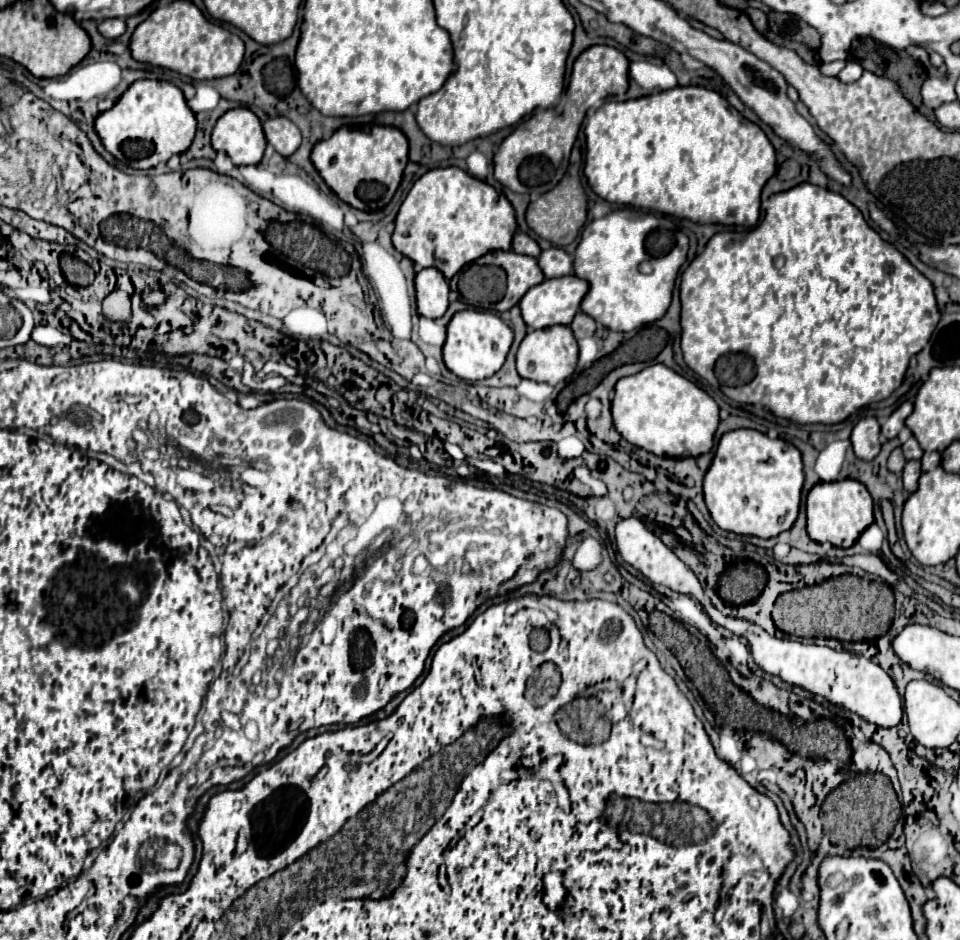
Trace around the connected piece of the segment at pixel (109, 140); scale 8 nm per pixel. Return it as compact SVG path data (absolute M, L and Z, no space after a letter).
M136 80L114 108L96 118L96 132L106 150L130 168L154 168L168 162L170 156L190 148L196 134L196 118L188 108L180 88L160 80Z

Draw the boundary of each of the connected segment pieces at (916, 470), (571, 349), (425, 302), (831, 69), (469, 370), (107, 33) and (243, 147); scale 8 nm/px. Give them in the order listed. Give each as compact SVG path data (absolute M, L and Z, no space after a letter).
M910 460L904 466L902 478L904 478L904 488L908 492L916 492L918 490L918 478L920 478L920 474L922 474L922 470L920 470L920 462L918 460Z
M552 326L552 328L528 332L516 354L518 374L522 378L546 382L550 386L556 386L558 382L564 382L566 378L570 378L576 370L576 362L578 362L578 344L568 326Z
M424 268L416 274L418 314L426 318L440 318L448 310L450 286L438 268Z
M838 60L831 63L821 64L820 71L825 76L837 76L838 73L846 66L846 60Z
M464 310L454 314L454 318L448 324L448 338L444 344L444 362L450 372L464 380L484 380L492 374L496 374L514 342L514 332L510 326L502 322L500 316L492 312L476 312L476 310Z
M110 18L110 20L100 22L98 30L106 40L116 40L126 32L126 22L122 18Z
M250 108L228 110L216 122L212 148L226 152L236 166L258 164L266 150L266 138L258 116Z

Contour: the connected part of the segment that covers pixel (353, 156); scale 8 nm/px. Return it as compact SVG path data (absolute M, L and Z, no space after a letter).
M342 126L328 140L316 144L312 150L312 162L340 200L352 208L366 210L366 200L358 198L358 186L362 182L378 182L386 186L388 194L394 194L408 164L408 138L402 130L392 126L366 126L366 132Z

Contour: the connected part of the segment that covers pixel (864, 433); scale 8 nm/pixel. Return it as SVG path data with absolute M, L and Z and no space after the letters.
M876 418L860 420L852 430L852 448L860 460L874 460L880 452L880 424Z

